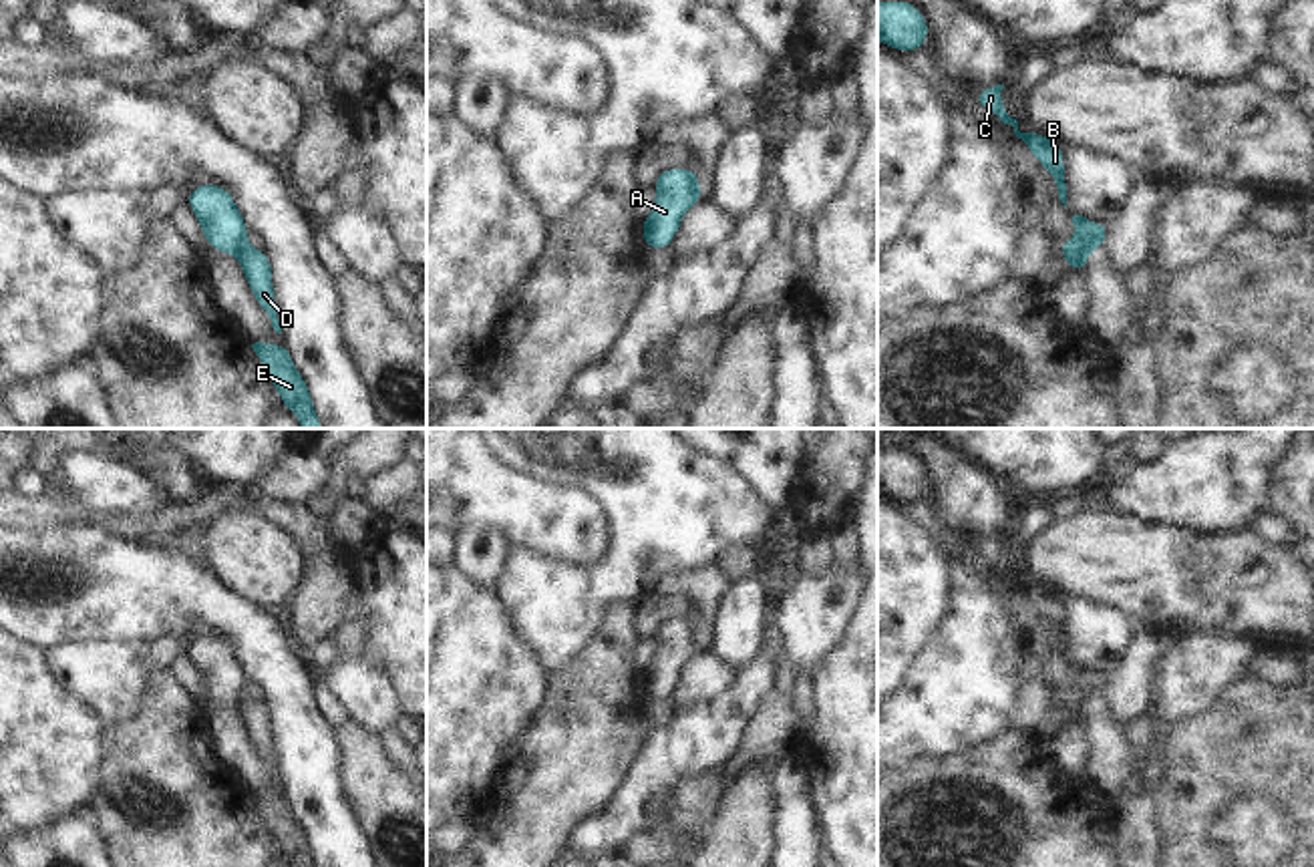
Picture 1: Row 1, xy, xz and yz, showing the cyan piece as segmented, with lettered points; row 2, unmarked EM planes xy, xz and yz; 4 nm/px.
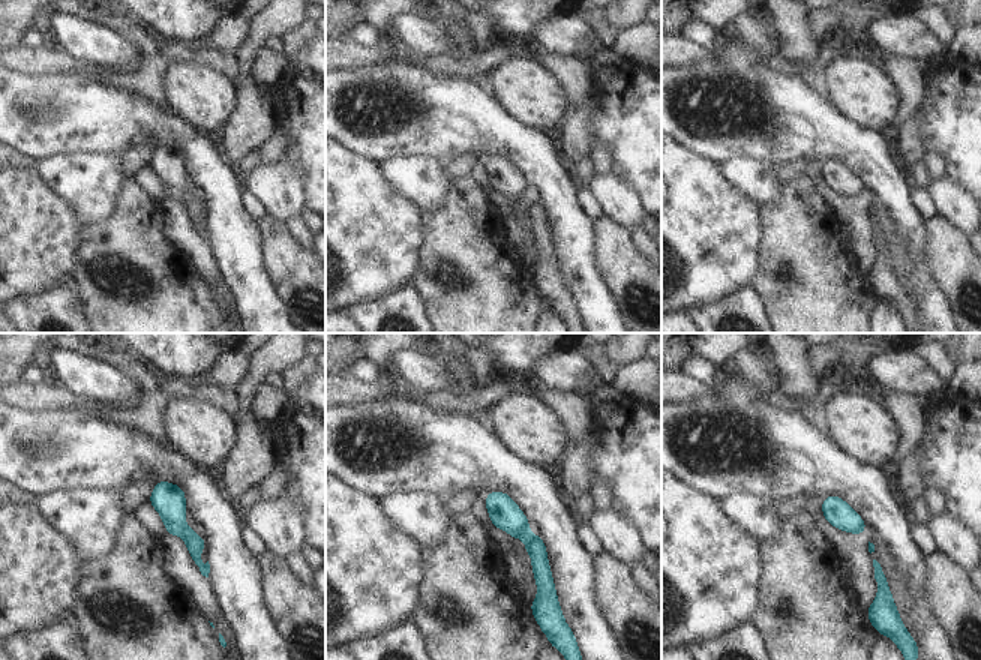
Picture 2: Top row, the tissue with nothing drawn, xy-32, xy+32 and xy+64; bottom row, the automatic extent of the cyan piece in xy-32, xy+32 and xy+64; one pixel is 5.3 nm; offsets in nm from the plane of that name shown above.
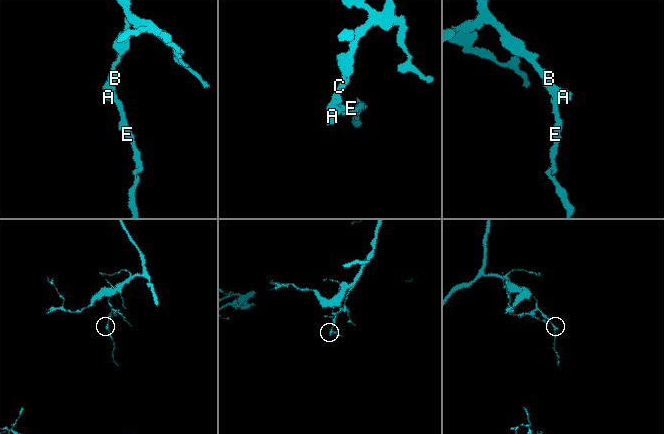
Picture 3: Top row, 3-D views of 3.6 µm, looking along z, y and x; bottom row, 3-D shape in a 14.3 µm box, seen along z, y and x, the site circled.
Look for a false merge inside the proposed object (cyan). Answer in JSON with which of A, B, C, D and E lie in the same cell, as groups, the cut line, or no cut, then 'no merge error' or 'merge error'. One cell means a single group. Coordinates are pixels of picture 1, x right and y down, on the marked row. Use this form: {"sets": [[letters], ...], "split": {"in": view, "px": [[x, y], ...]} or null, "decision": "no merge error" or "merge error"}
{"sets": [["A", "B", "C"], ["D", "E"]], "split": {"in": "xy", "px": [[246, 238], [234, 254]]}, "decision": "merge error"}

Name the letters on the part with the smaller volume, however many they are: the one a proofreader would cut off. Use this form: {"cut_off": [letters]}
{"cut_off": ["D", "E"]}

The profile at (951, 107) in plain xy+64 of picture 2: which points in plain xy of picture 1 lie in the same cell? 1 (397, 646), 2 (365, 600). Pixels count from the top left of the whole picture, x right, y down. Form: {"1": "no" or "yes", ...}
{"1": "yes", "2": "yes"}

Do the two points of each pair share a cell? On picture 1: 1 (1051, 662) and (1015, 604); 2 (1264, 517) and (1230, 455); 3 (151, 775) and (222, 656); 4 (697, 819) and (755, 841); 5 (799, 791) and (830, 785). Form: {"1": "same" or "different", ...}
{"1": "same", "2": "different", "3": "different", "4": "different", "5": "different"}

